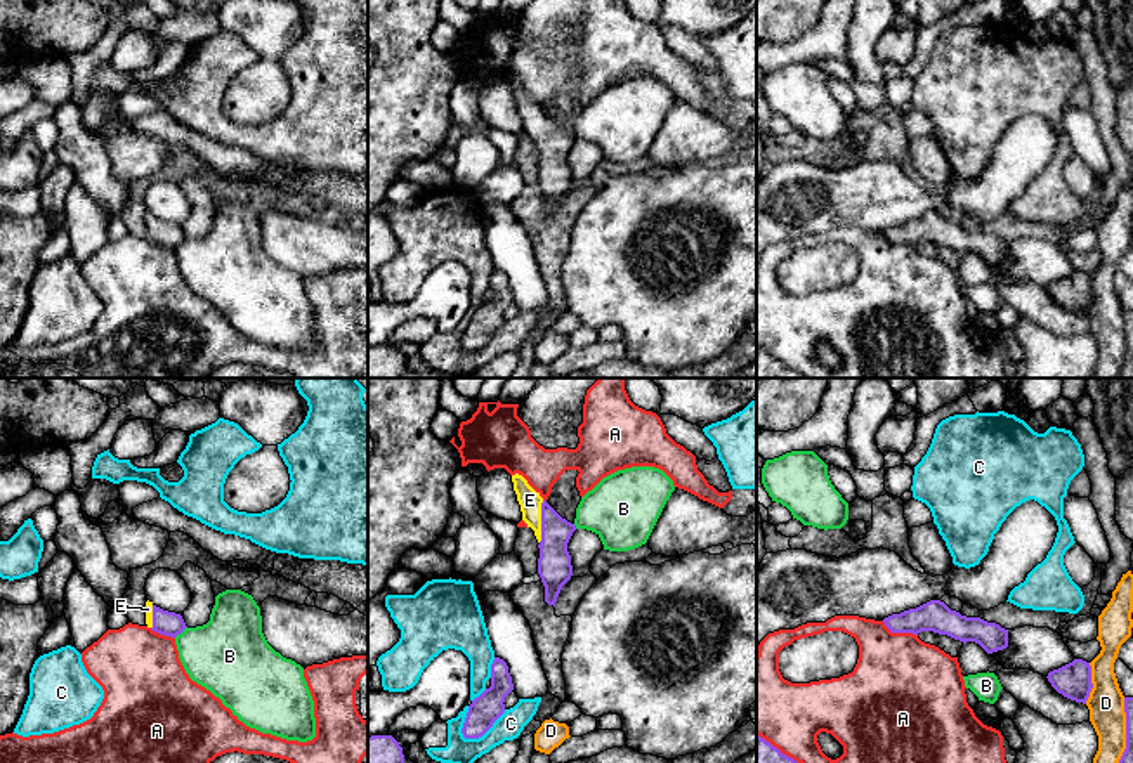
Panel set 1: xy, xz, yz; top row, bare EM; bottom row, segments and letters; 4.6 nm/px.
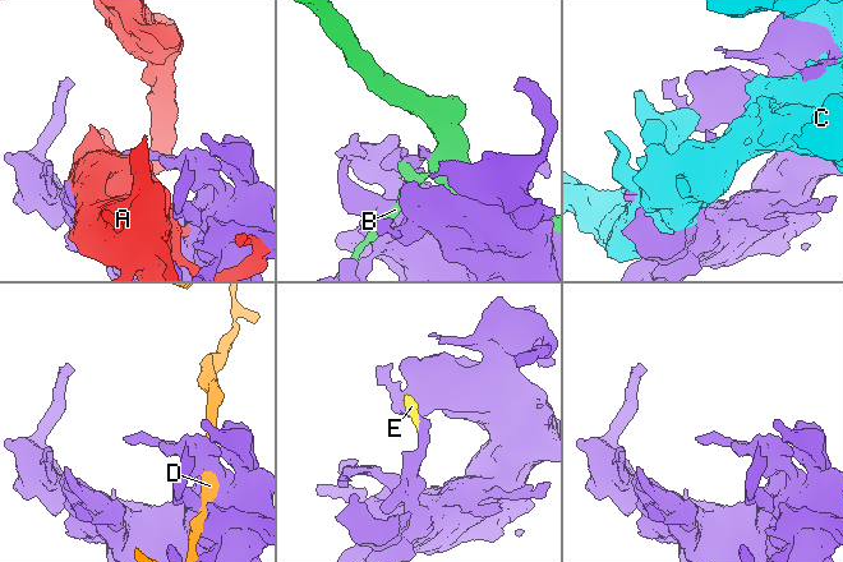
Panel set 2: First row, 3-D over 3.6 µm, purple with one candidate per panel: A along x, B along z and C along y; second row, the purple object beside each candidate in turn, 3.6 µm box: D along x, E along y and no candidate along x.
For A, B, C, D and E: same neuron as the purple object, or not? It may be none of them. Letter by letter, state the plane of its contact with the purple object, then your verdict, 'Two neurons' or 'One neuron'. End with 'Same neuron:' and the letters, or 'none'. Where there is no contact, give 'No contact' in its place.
A: Touches purple in yz. Two neurons
B: Touches purple in xy. Two neurons
C: Touches purple in xz. Two neurons
D: Touches purple in yz. Two neurons
E: Touches purple in xz. One neuron
Same neuron: E

